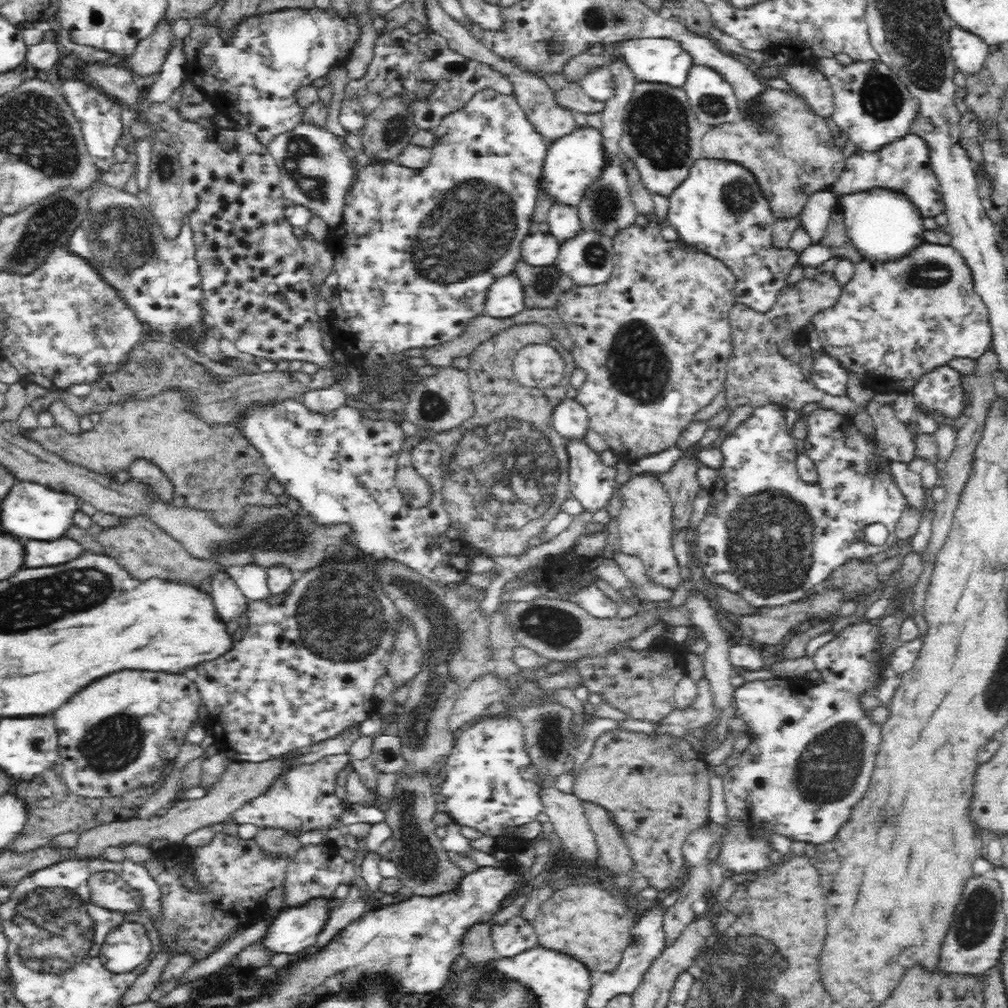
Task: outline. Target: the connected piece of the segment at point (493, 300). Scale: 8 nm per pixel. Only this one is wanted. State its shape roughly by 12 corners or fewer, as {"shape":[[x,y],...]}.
{"shape":[[516,274],[501,275],[488,290],[484,314],[514,316],[524,309]]}

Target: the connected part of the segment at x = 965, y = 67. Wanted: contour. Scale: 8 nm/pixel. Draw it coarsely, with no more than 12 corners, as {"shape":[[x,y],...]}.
{"shape":[[954,24],[948,38],[956,68],[976,72],[988,43]]}

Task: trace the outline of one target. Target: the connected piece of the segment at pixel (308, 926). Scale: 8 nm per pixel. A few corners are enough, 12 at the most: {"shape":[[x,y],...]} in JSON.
{"shape":[[325,899],[285,908],[254,942],[271,953],[313,947],[327,923]]}

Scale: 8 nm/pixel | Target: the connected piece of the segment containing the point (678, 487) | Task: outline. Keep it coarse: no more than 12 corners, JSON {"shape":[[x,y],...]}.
{"shape":[[694,443],[668,472],[644,470],[668,491],[676,530],[689,526],[700,492],[699,452]]}

